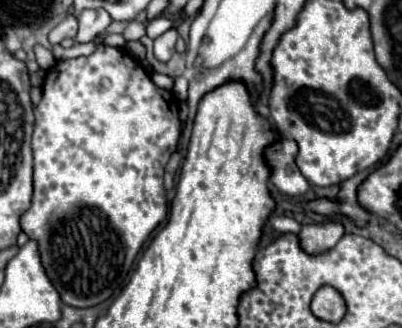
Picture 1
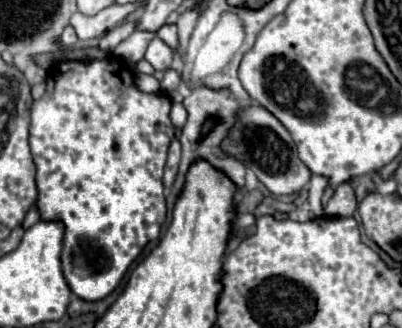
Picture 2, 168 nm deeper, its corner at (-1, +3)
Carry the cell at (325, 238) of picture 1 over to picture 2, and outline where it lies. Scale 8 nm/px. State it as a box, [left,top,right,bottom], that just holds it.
[324,184,358,218]

